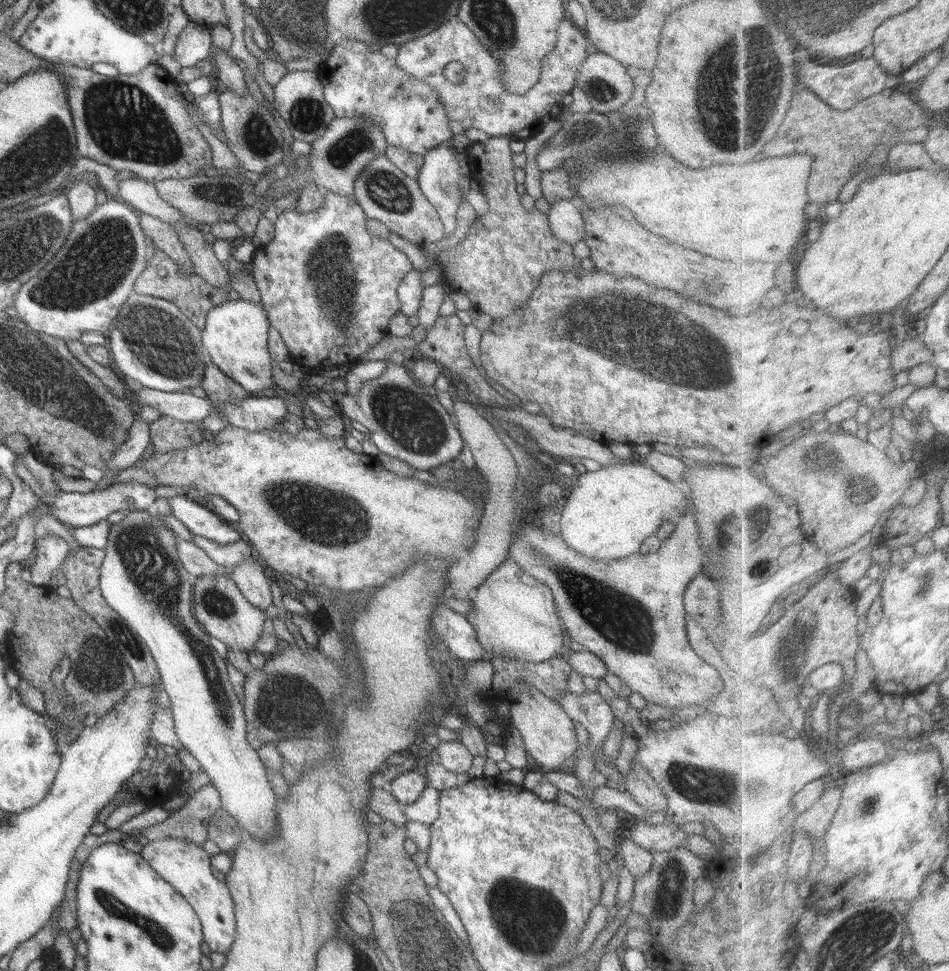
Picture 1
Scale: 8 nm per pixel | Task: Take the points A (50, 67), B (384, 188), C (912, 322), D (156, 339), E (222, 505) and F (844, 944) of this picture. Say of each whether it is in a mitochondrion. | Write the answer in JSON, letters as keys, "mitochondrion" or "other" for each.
{"A":"other","B":"mitochondrion","C":"other","D":"mitochondrion","E":"other","F":"mitochondrion"}

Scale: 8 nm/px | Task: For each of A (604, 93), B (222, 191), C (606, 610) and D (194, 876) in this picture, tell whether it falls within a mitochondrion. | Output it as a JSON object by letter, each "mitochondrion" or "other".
{"A":"mitochondrion","B":"mitochondrion","C":"mitochondrion","D":"other"}

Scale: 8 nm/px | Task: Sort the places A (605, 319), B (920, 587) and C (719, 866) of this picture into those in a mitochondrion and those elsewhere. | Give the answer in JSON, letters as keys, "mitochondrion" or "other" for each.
{"A":"mitochondrion","B":"mitochondrion","C":"other"}

